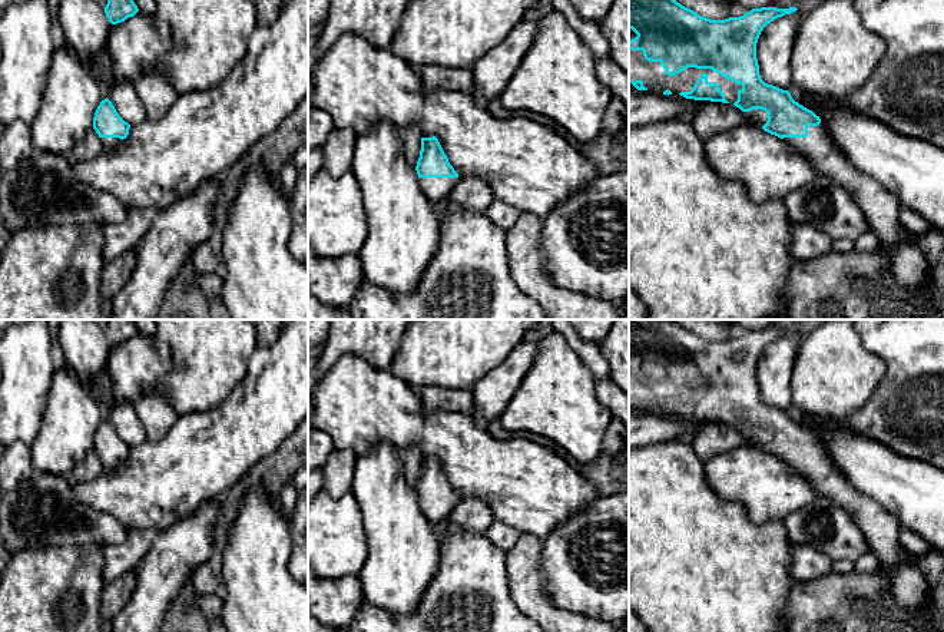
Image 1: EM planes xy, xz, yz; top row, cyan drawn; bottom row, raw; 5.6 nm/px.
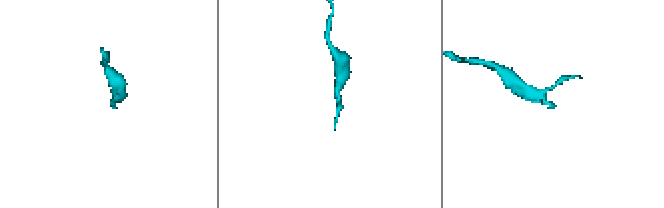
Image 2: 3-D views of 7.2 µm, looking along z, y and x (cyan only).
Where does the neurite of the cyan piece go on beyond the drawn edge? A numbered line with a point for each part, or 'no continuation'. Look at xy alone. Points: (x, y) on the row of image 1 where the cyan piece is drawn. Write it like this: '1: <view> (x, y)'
1: xy (108, 142)

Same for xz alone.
1: xz (434, 188)

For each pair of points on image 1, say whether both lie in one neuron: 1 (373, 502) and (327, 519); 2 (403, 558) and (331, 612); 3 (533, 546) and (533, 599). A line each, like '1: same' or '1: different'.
1: different
2: different
3: same

